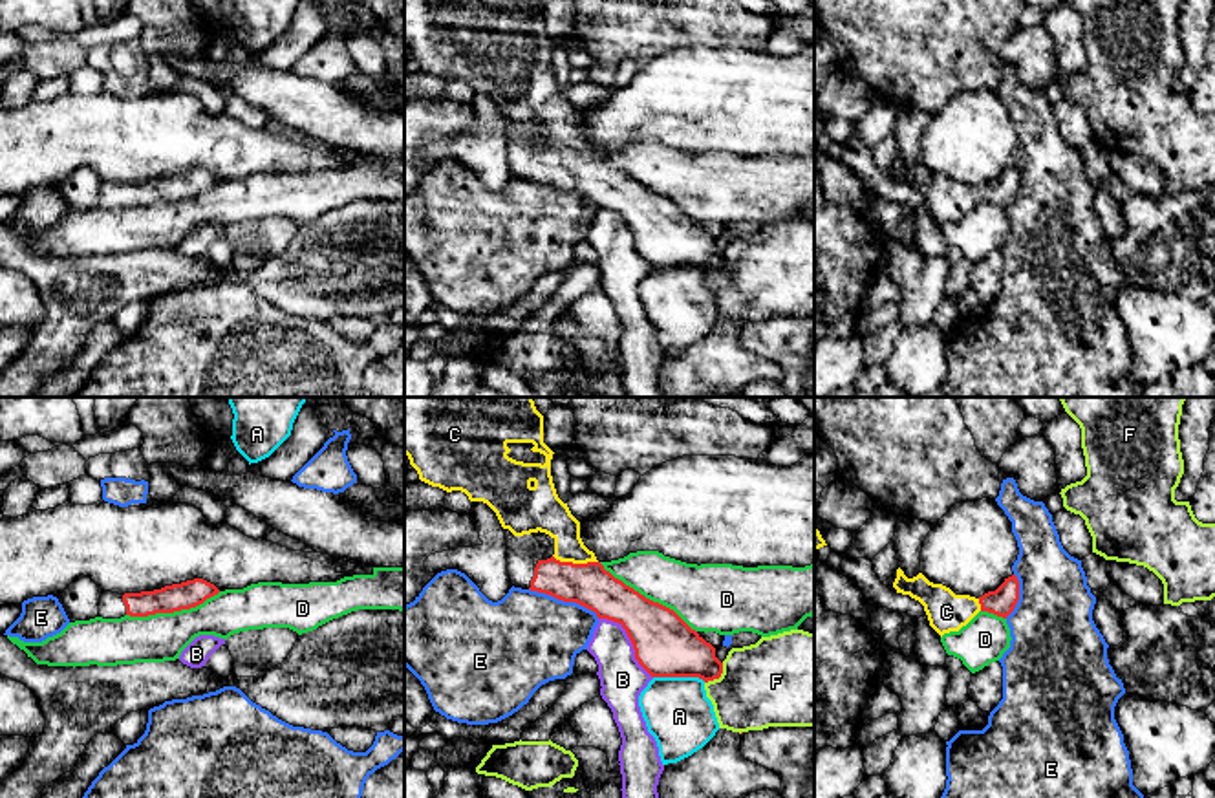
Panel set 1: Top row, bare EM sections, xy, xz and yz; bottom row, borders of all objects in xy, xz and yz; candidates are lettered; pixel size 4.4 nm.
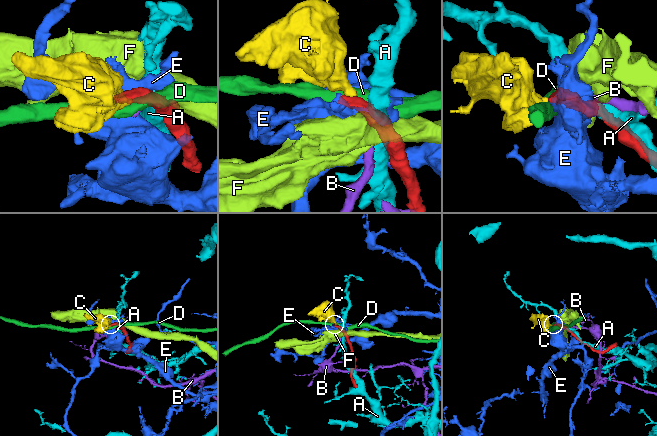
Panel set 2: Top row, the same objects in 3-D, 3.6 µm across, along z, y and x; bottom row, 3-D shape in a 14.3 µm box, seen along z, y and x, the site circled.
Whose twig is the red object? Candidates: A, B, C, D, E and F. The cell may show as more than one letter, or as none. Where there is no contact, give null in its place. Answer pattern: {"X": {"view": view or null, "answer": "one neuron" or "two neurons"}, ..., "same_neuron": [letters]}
{"A": {"view": "xz", "answer": "two neurons"}, "B": {"view": "xz", "answer": "two neurons"}, "C": {"view": "xz", "answer": "one neuron"}, "D": {"view": "xz", "answer": "two neurons"}, "E": {"view": "xz", "answer": "two neurons"}, "F": {"view": "xz", "answer": "two neurons"}, "same_neuron": ["C"]}

